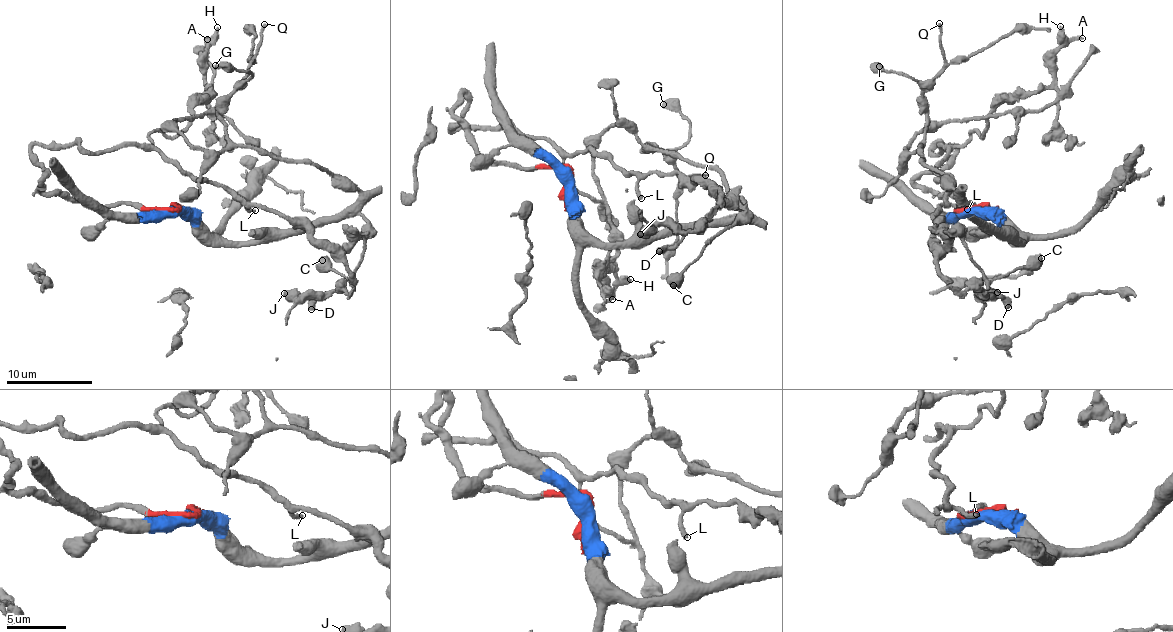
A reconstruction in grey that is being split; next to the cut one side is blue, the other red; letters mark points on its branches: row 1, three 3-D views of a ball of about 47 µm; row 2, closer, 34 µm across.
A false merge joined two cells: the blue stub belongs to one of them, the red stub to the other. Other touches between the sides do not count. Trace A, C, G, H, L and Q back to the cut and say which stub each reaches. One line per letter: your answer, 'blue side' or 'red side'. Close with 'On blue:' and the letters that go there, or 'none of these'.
A: red side
C: blue side
G: blue side
H: red side
L: red side
Q: blue side
On blue: C, G, Q

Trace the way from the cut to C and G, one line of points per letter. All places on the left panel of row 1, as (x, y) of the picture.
C: (176, 208), (216, 241), (238, 243), (267, 243), (354, 215), (366, 221), (365, 247), (352, 281), (322, 260)
G: (176, 208), (216, 241), (267, 243), (359, 195), (237, 145), (218, 109), (252, 74), (214, 66)

